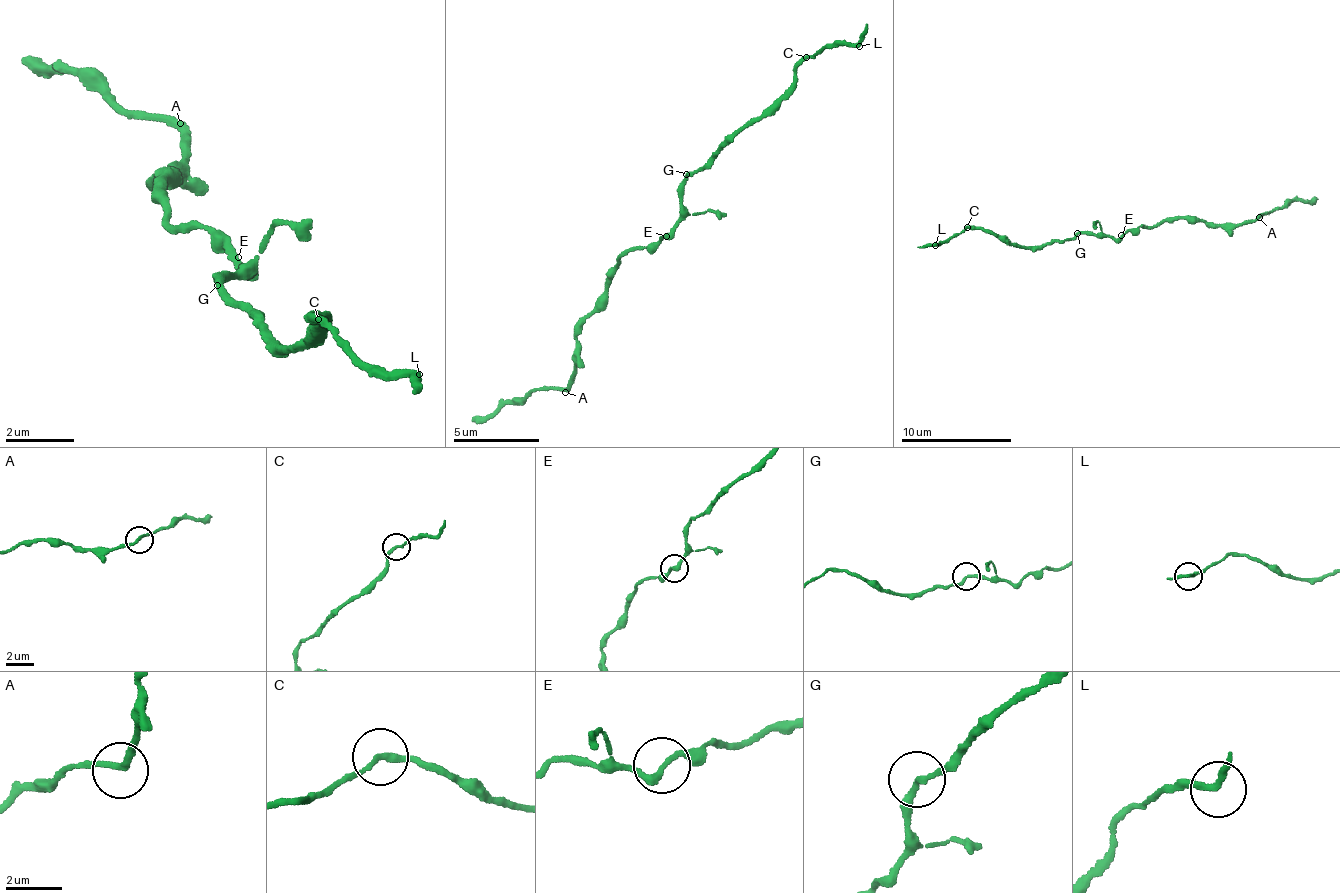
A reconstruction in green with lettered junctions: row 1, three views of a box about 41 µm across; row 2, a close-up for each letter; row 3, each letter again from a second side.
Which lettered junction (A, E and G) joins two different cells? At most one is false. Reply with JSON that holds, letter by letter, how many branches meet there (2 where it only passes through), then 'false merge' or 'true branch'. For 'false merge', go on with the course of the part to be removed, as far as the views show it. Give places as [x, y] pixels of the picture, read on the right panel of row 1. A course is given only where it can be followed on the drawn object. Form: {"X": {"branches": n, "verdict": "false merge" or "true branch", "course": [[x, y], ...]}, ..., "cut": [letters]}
{"A": {"branches": 2, "verdict": "true branch"}, "E": {"branches": 2, "verdict": "true branch"}, "G": {"branches": 2, "verdict": "true branch"}, "cut": []}

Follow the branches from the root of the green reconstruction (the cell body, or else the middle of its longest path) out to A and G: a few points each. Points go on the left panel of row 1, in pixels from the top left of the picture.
A: (230, 256), (208, 229), (171, 229), (165, 182), (176, 177), (158, 181), (190, 164), (180, 123)
G: (230, 256), (238, 257), (245, 270), (241, 272), (245, 266), (241, 268), (244, 270), (213, 284), (216, 286)

